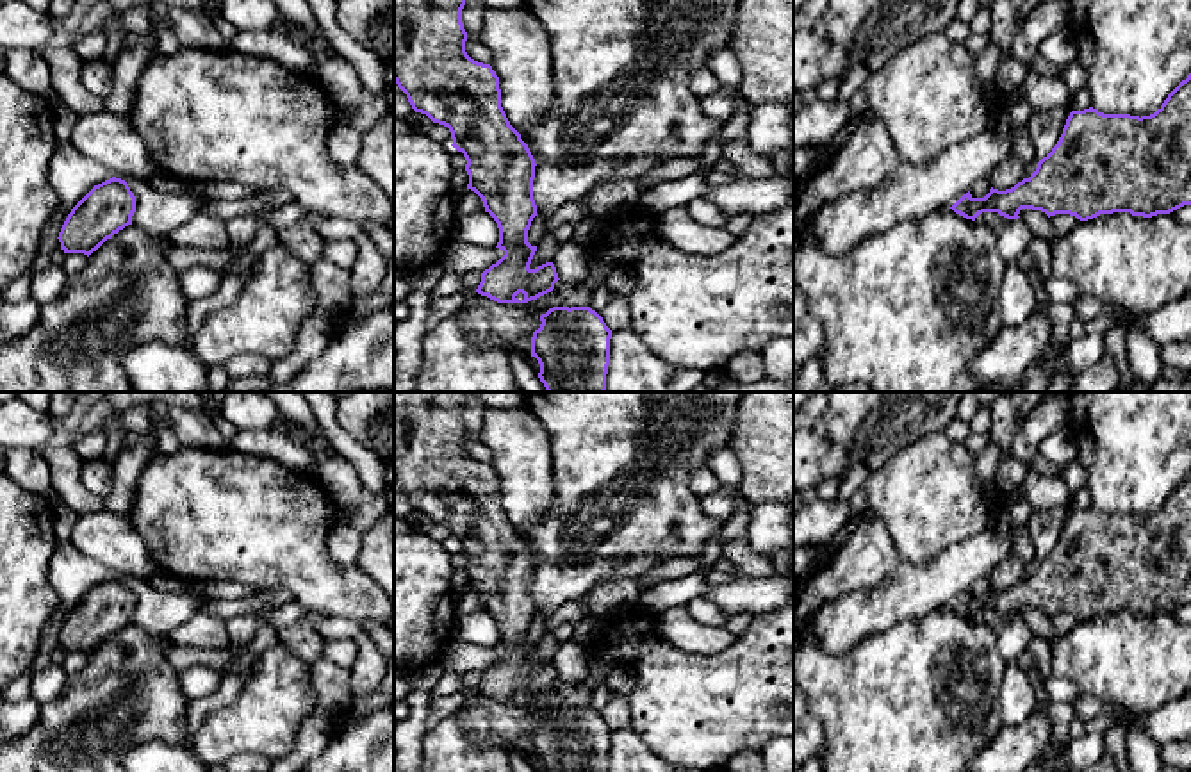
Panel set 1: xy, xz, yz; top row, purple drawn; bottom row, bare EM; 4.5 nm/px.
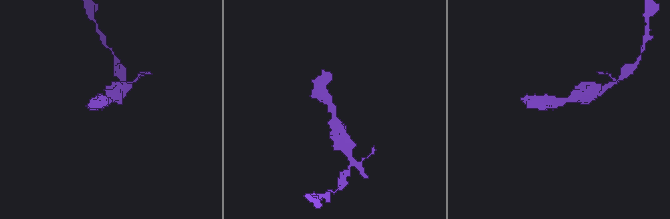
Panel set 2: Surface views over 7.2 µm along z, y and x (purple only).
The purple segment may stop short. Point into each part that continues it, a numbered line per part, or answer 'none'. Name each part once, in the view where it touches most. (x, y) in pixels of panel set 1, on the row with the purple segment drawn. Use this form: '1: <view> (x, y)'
none

